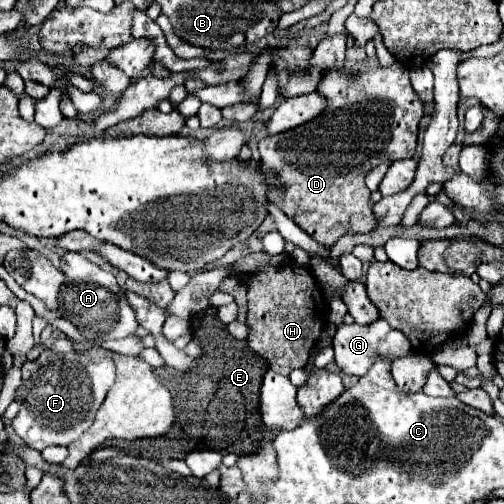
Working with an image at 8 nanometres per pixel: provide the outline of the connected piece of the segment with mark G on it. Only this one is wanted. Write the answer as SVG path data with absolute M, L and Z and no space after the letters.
M378 319L370 325L352 323L352 325L338 327L332 347L336 351L336 365L340 367L340 371L344 371L348 375L356 375L356 377L366 375L378 357L396 359L396 357L406 357L412 353L412 347L410 347L410 341L406 339L406 335L402 331L392 329L384 319Z

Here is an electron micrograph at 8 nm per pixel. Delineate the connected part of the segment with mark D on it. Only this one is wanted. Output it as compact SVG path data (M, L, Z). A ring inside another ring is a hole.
M394 63L392 67L370 67L370 65L362 65L358 73L350 73L346 71L346 67L334 67L326 73L326 79L322 79L322 87L318 87L320 95L326 99L326 111L322 111L318 117L314 117L312 121L296 127L296 129L290 129L286 133L278 133L274 137L264 137L260 143L258 143L258 151L260 151L260 169L266 171L266 173L272 173L276 175L280 183L280 187L270 187L268 189L268 199L278 205L298 227L302 227L314 241L326 245L326 247L332 247L334 241L338 241L342 235L346 233L366 233L366 231L372 231L376 229L376 215L372 211L372 207L356 207L356 189L362 189L366 187L364 185L364 179L368 175L368 171L382 163L382 159L400 159L400 157L412 157L416 153L416 135L418 135L418 123L422 119L422 105L420 105L420 99L416 95L416 91L412 89L410 85L410 77L408 77L408 69L402 65L402 63Z

